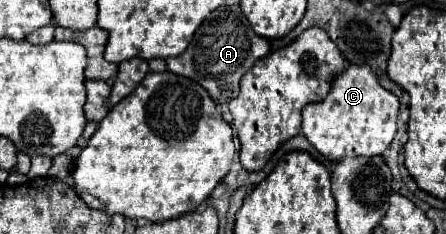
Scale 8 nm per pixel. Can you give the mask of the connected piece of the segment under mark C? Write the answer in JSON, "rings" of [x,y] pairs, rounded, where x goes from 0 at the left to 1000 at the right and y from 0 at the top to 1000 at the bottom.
{"rings":[[[780,278],[780,295],[749,338],[735,415],[722,440],[700,440],[677,474],[677,568],[735,688],[843,671],[874,628],[888,577],[892,449],[888,406],[848,355],[830,286]]]}

